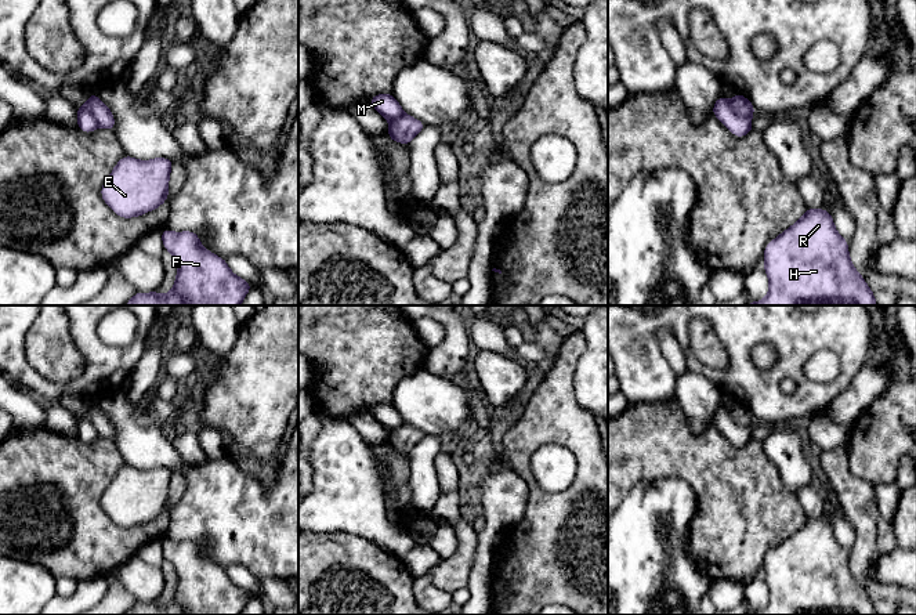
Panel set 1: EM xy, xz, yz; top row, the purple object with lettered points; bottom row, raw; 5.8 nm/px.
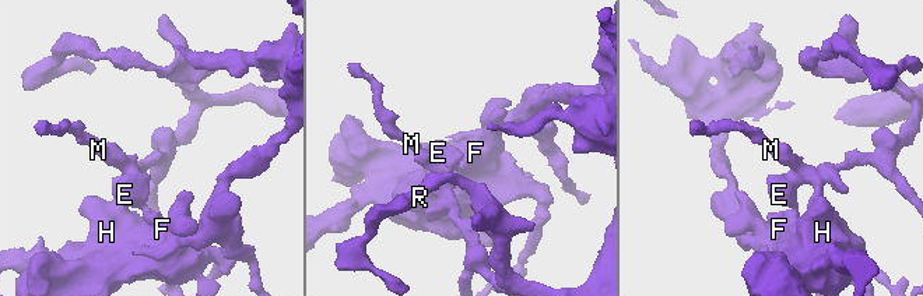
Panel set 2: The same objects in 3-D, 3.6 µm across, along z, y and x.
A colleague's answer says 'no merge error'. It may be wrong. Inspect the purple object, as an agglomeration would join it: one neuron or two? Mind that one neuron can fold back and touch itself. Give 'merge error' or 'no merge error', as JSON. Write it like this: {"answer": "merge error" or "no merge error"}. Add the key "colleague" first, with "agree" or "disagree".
{"colleague": "disagree", "answer": "merge error"}

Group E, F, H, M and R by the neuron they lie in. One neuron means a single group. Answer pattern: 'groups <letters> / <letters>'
groups E F H R / M

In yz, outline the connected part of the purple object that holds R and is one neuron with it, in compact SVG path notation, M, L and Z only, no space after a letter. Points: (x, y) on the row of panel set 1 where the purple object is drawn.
M807 209L799 221L765 246L763 260L770 292L761 301L746 305L877 305L873 292L850 260L848 242L836 231L828 210Z

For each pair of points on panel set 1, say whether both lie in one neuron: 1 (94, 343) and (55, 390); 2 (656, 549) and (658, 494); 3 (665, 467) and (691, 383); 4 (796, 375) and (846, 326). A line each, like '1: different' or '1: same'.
1: same
2: same
3: different
4: same

